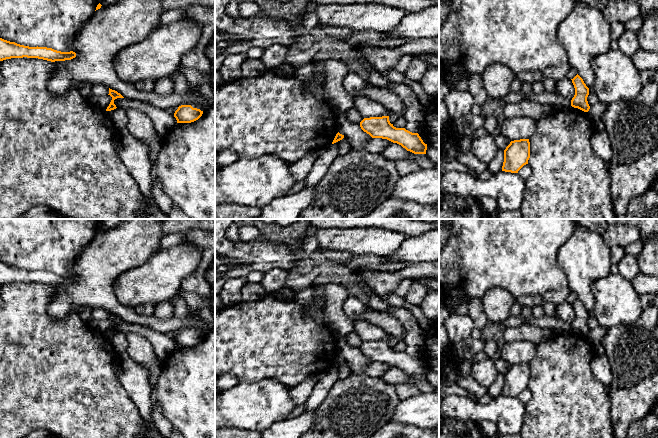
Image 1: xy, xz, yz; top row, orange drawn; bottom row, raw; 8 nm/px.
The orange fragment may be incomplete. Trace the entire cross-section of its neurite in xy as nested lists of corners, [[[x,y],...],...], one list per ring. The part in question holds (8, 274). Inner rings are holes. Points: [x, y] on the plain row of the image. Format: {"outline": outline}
{"outline": [[[0,262],[0,285],[11,282],[38,282],[51,286],[71,284],[76,277],[61,276],[47,271],[29,271]]]}

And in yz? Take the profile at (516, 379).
{"outline": [[[529,363],[511,365],[504,374],[504,386],[502,395],[518,397],[530,382]]]}

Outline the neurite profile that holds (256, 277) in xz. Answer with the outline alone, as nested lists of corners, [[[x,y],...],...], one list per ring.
[[[259,271],[250,272],[246,277],[246,281],[254,284],[261,284],[264,278],[264,273]]]

